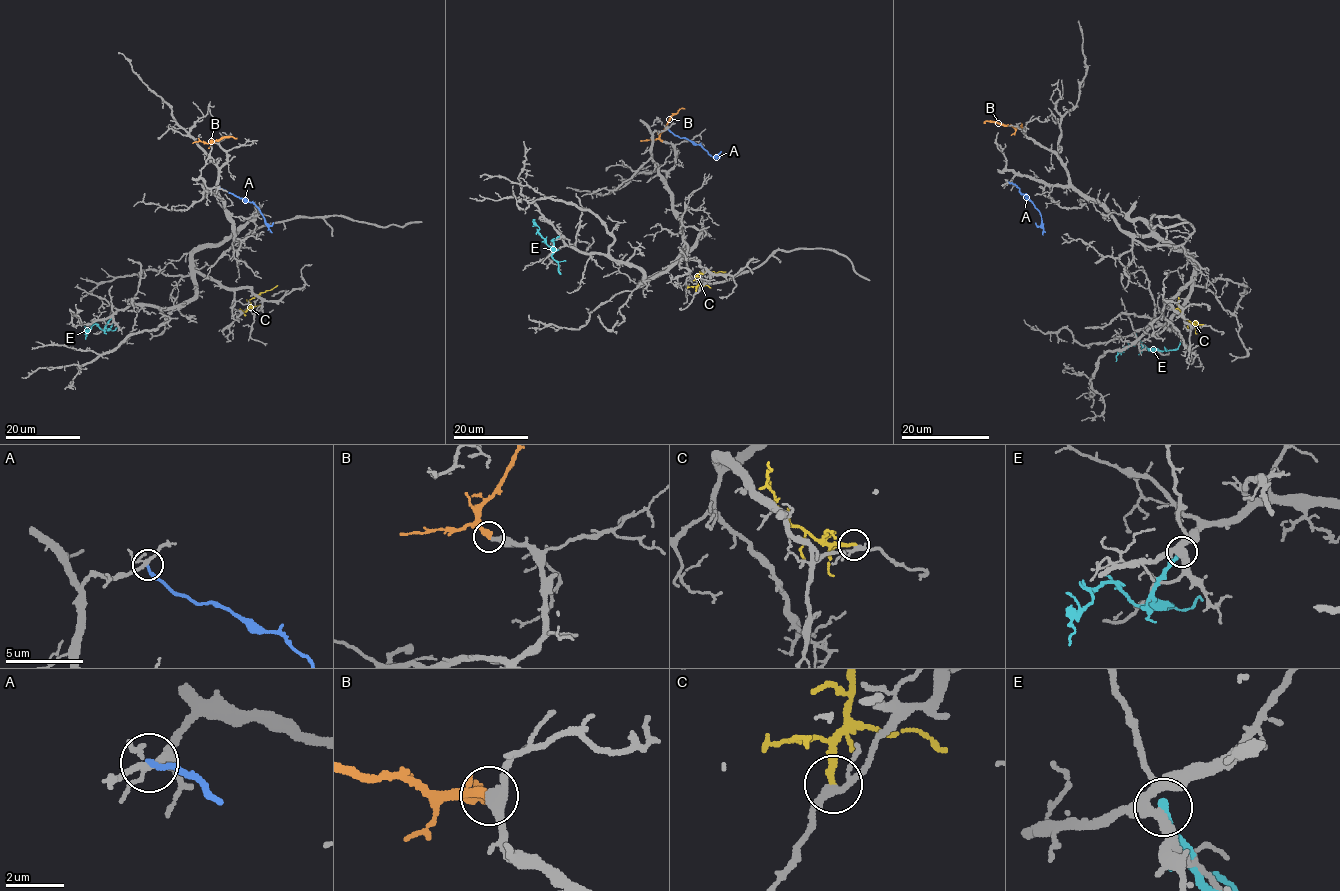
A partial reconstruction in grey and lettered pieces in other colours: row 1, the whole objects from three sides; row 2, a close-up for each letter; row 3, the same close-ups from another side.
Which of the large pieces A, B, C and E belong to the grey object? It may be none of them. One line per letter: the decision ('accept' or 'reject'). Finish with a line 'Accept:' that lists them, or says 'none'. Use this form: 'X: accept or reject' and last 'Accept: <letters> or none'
A: reject
B: accept
C: reject
E: reject
Accept: B

